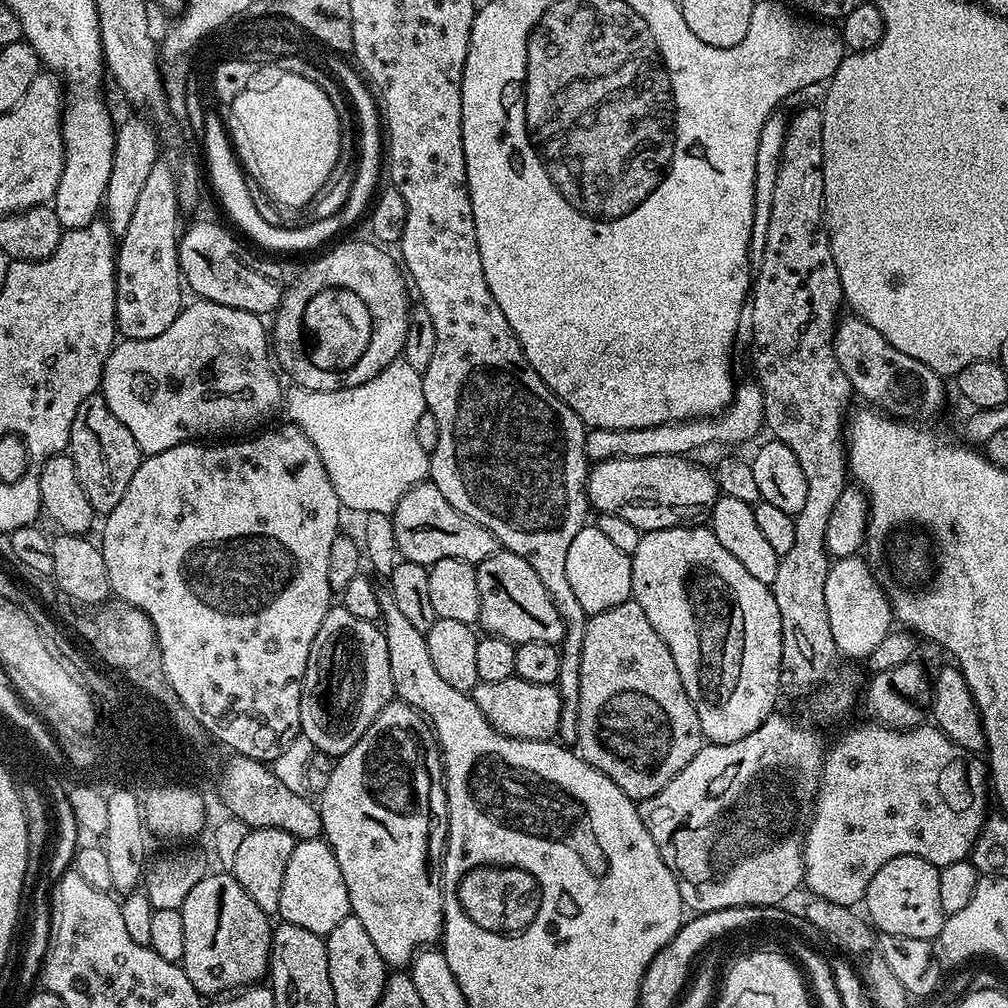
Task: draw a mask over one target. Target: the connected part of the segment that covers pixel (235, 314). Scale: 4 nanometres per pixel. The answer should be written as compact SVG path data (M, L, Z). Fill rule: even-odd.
M199 298L193 301L193 304L187 303L178 318L157 337L119 341L108 355L103 370L100 395L110 406L111 413L133 435L143 455L161 453L198 437L212 438L220 433L238 436L247 433L244 432L247 428L259 429L259 424L270 419L272 411L282 404L281 377L274 371L270 336L266 324L260 321L263 319L255 312L222 306L218 302Z

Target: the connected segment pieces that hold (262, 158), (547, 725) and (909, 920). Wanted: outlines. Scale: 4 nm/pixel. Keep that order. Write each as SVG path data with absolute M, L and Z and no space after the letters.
M285 72L274 86L261 91L245 89L230 105L236 120L229 119L226 127L231 141L240 143L236 158L281 209L311 205L340 157L341 113L327 90L301 73Z
M514 675L502 678L502 682L475 684L470 695L490 726L497 728L504 736L523 740L552 740L559 733L562 698L555 684L526 682Z
M890 858L890 862L886 862L886 866L882 866L874 878L870 878L870 886L862 901L863 911L871 927L895 936L935 941L946 919L938 895L939 877L940 869L926 862L926 858Z

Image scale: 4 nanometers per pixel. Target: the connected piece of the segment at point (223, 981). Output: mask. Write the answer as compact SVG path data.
M213 874L204 875L200 882L190 890L190 894L186 896L186 900L180 907L182 914L182 926L186 926L186 954L182 961L182 967L186 978L190 978L190 982L194 982L194 990L199 992L201 997L216 998L221 994L232 994L237 990L247 989L249 986L256 986L259 980L263 981L268 974L268 959L270 958L270 950L272 949L272 930L273 925L270 918L262 910L258 910L258 906L254 906L254 898L250 898L250 894L246 894L246 890L242 890L240 883L236 881L236 877L231 874L220 874L224 876L213 876Z

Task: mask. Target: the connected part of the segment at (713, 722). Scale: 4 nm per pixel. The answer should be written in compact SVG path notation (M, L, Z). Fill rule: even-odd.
M681 526L679 528L659 528L656 532L646 532L641 535L638 550L631 553L632 558L632 595L631 599L642 606L646 618L650 618L650 626L658 630L658 638L670 646L670 654L674 658L674 666L678 666L678 678L682 678L682 686L694 706L698 710L698 722L704 731L705 741L714 744L738 742L738 738L746 738L746 734L758 730L766 718L777 711L776 699L782 696L780 687L780 667L782 666L782 614L778 614L778 602L774 602L774 594L769 585L758 582L758 578L742 567L742 562L718 542L712 533L711 527L696 528L700 526Z

